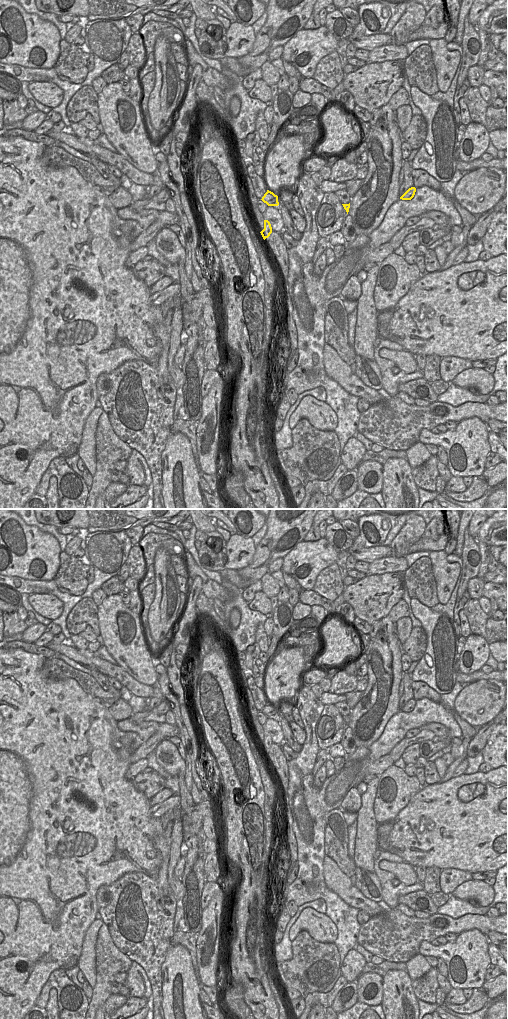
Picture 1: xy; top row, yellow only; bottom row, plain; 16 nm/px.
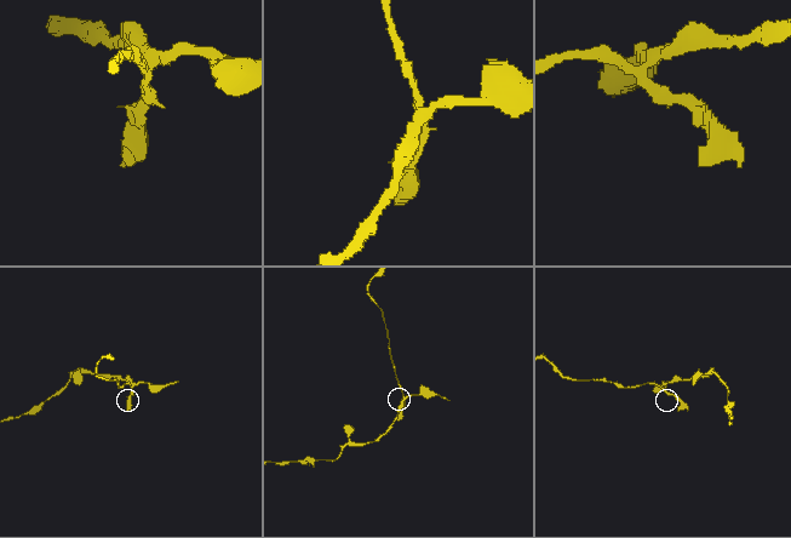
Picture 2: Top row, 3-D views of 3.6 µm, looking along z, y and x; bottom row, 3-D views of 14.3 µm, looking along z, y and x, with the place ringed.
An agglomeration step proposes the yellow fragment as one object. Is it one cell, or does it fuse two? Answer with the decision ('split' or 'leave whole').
split

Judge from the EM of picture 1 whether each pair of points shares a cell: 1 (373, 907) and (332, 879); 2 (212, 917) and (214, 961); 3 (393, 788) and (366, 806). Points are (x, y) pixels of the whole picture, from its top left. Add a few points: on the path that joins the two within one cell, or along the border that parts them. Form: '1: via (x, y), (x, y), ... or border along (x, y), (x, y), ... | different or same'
1: via (363, 903), (358, 902), (342, 887) | same
2: via (213, 928), (214, 950) | same
3: border along (379, 778), (374, 800), (374, 818), (378, 824) | different

